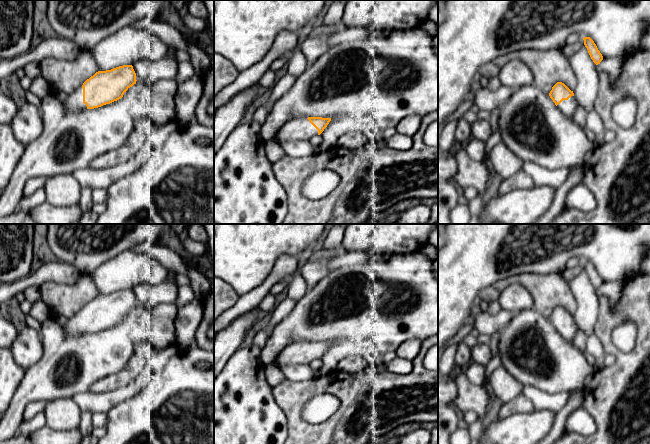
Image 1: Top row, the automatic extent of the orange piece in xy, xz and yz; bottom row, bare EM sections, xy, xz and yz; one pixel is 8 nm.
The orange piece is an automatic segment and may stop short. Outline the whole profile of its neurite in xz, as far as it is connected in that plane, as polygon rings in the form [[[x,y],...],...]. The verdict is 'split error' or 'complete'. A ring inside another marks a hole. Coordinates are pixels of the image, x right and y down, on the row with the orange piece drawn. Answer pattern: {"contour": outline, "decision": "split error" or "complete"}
{"contour": [[[322,117],[293,118],[279,129],[273,141],[281,145],[293,140],[309,140],[320,135],[330,121],[331,118]]], "decision": "split error"}

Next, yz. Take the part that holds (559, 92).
{"contour": [[[557,82],[549,93],[558,109],[568,118],[574,118],[575,109],[578,105],[573,91],[564,83]]], "decision": "split error"}

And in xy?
{"contour": [[[132,65],[98,71],[79,89],[68,95],[63,103],[65,108],[72,112],[98,108],[121,99],[136,81]]], "decision": "split error"}

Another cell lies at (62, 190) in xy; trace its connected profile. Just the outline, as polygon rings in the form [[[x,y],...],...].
[[[60,174],[46,178],[43,186],[46,202],[53,206],[78,205],[81,198],[81,185],[72,174]]]

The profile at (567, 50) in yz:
[[[581,38],[579,41],[571,44],[571,45],[567,45],[565,44],[562,48],[561,48],[561,52],[564,55],[564,57],[568,60],[572,55],[574,55],[582,46],[584,45],[584,40],[583,38]]]

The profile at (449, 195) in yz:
[[[438,178],[438,224],[451,224],[451,211],[461,201],[460,188],[453,181]]]

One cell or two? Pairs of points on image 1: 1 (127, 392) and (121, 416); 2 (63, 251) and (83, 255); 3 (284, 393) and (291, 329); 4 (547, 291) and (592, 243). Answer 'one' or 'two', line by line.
1: two
2: one
3: two
4: two

